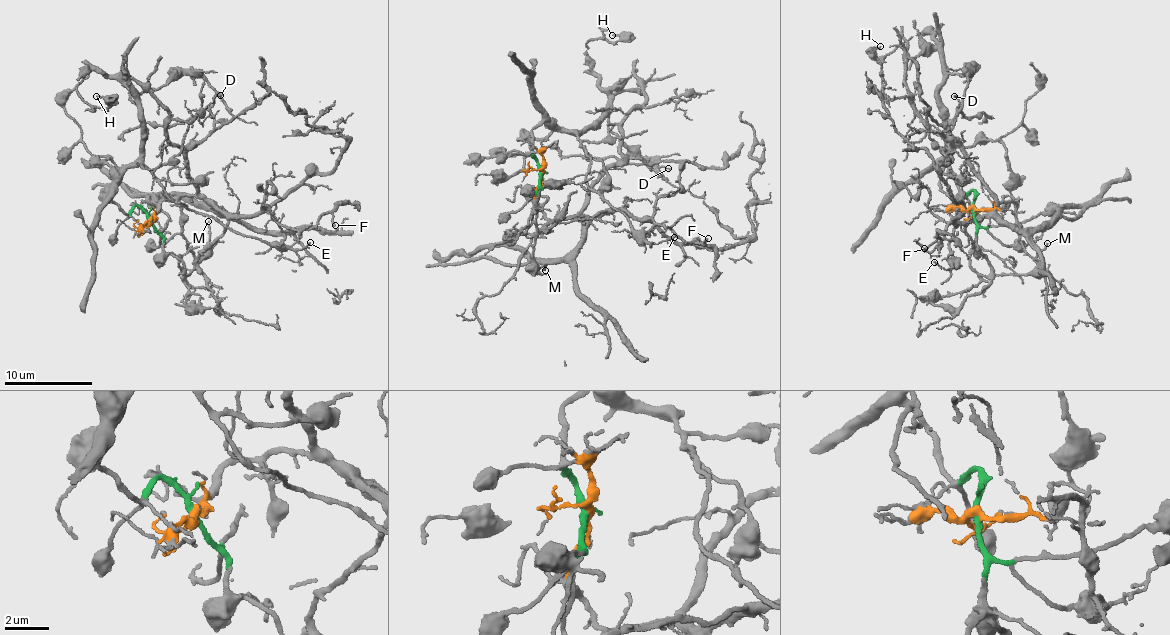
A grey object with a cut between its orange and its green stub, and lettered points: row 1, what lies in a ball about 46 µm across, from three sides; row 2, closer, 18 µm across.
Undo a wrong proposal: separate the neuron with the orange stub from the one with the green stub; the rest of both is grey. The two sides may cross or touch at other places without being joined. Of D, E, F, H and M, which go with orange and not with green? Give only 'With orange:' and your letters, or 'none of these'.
With orange: D, F

